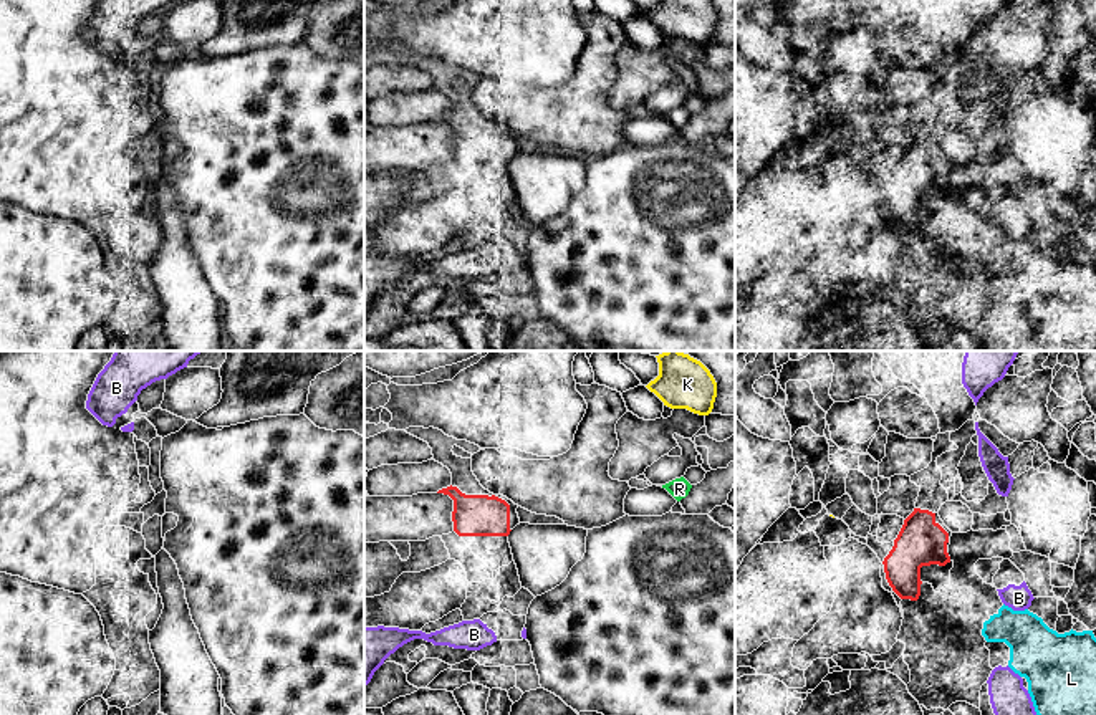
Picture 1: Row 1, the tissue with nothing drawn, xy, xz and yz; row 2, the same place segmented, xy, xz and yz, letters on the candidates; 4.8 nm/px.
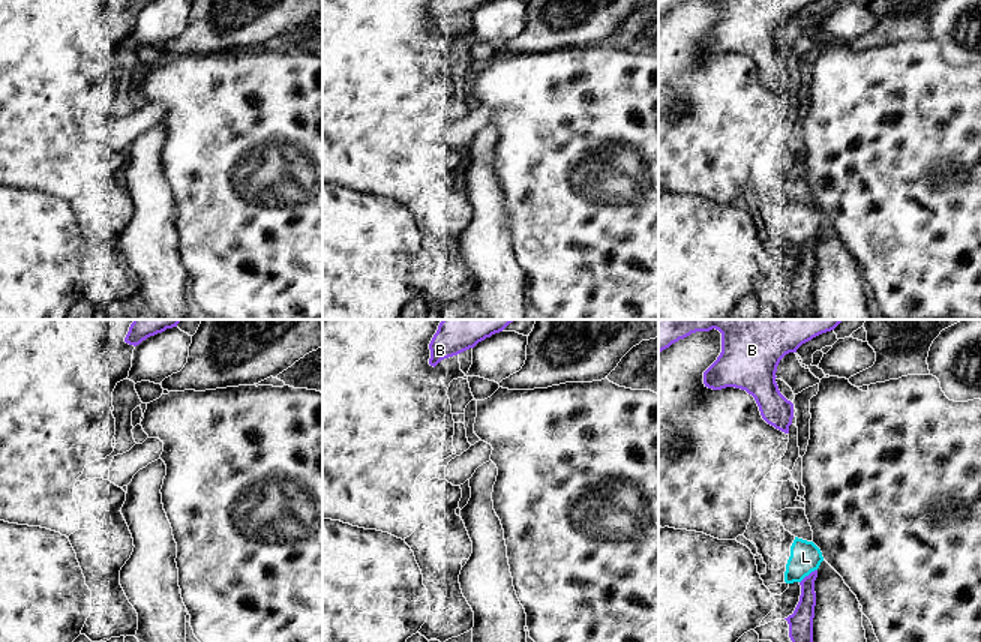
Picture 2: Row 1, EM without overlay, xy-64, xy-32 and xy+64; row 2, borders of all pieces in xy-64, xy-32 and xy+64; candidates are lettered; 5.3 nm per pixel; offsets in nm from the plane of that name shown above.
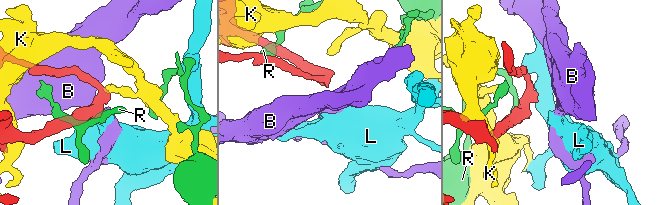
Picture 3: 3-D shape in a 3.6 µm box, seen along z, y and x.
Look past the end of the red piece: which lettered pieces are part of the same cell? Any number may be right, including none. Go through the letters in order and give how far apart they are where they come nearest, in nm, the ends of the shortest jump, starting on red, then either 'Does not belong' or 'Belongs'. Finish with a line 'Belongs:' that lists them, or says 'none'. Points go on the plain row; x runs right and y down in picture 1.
B: Distance 260 nm. Across: yz (949, 191), (997, 219). Does not belong
K: Distance 900 nm. Across: xz (509, 134), (646, 15). Does not belong
L: Distance 340 nm. Across: yz (949, 191), (990, 245). Belongs
R: Distance 550 nm. Across: xz (439, 119), (365, 38). Does not belong
Belongs: L

